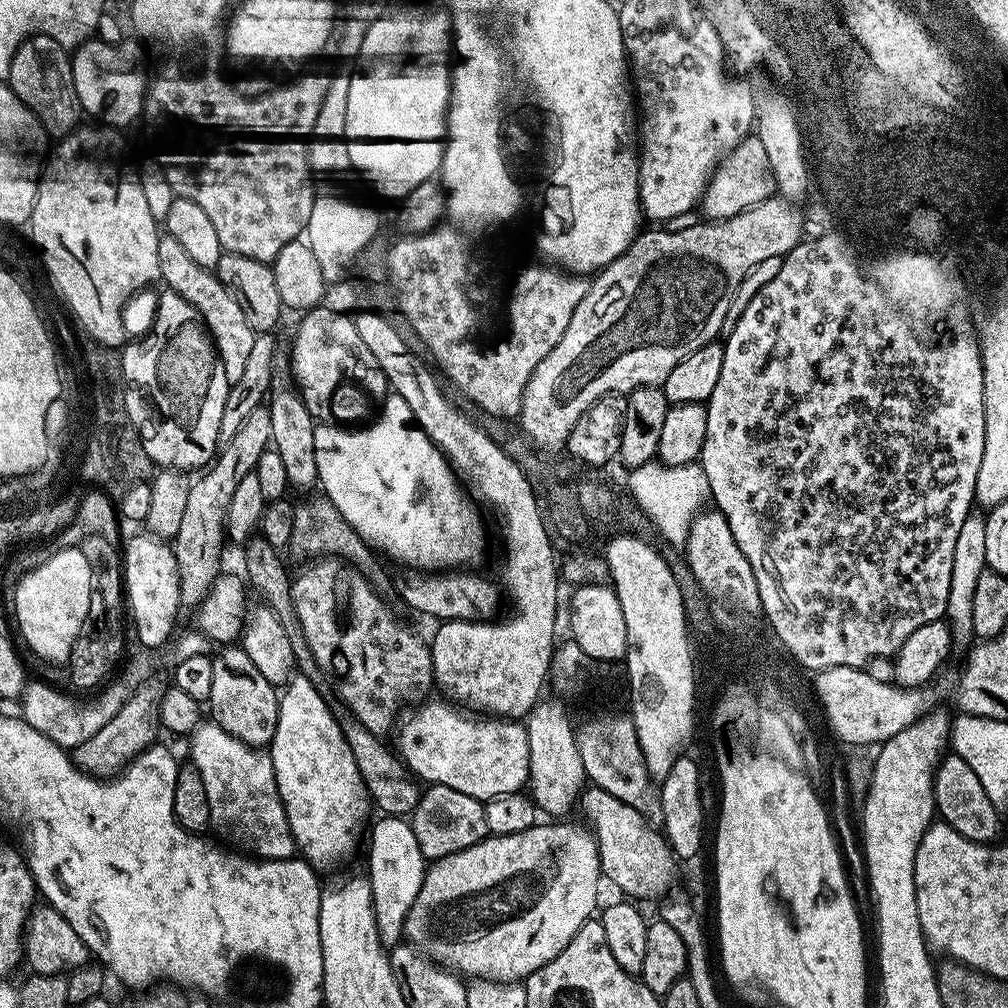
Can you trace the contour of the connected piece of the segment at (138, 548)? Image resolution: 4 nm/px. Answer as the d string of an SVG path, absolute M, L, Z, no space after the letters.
M143 534L136 536L128 544L128 549L123 549L123 585L126 589L126 608L132 611L130 620L136 623L136 636L148 648L163 649L173 639L172 631L176 628L176 615L182 612L180 602L180 575L178 562L171 543L165 542L159 536Z

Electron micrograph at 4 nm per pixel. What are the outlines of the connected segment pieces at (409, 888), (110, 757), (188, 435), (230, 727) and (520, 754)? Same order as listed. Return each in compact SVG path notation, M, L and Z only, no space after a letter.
M381 815L381 820L376 825L371 825L370 836L372 832L372 872L370 871L370 879L372 882L372 901L375 904L376 921L378 922L378 934L380 935L380 941L384 944L387 949L393 948L395 944L401 943L402 937L404 936L404 923L406 918L410 914L410 910L416 905L416 900L420 897L420 892L424 889L424 873L426 871L426 861L422 854L422 846L418 846L418 838L414 838L414 830L412 829L411 823L404 816L394 815Z
M148 678L137 688L122 710L103 726L102 730L94 734L77 748L71 749L70 755L76 761L76 766L90 776L97 778L115 778L140 756L157 743L159 732L162 732L160 722L160 703L166 691L166 684L160 680Z
M165 295L165 300L156 308L156 321L152 324L152 333L141 338L137 344L123 345L120 353L124 367L124 379L132 384L144 397L140 404L148 415L148 421L139 425L141 444L146 448L153 463L164 470L189 470L211 465L221 443L222 406L226 406L226 394L229 382L226 370L216 352L216 343L212 340L202 314L190 306L190 302Z
M224 646L219 651L220 653L216 652L214 656L214 679L212 679L210 698L206 701L207 707L212 707L211 719L218 726L222 726L222 730L226 730L226 734L246 742L246 746L261 750L267 749L271 745L274 730L278 726L280 698L277 685L266 682L266 678L262 678L261 672L254 666L254 662L250 662L250 654L246 654L243 647Z
M429 698L415 705L411 710L405 711L399 721L394 748L412 776L419 778L425 785L445 784L450 786L450 790L462 790L462 794L470 794L481 802L521 791L528 784L530 766L527 727L507 718L485 718L480 714L469 714L447 699L439 699Z

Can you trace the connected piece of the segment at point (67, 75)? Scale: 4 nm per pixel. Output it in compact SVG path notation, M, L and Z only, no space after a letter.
M28 36L10 62L6 83L12 93L36 115L49 137L63 138L76 131L82 120L69 49L49 36Z

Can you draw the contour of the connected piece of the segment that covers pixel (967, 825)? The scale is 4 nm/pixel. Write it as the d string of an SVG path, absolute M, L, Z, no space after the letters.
M948 754L941 759L934 777L934 798L939 819L958 830L962 838L973 840L975 844L991 844L999 837L996 835L1000 832L1001 809L990 802L990 794L986 794L982 782L978 782L978 774L966 766L962 757Z

